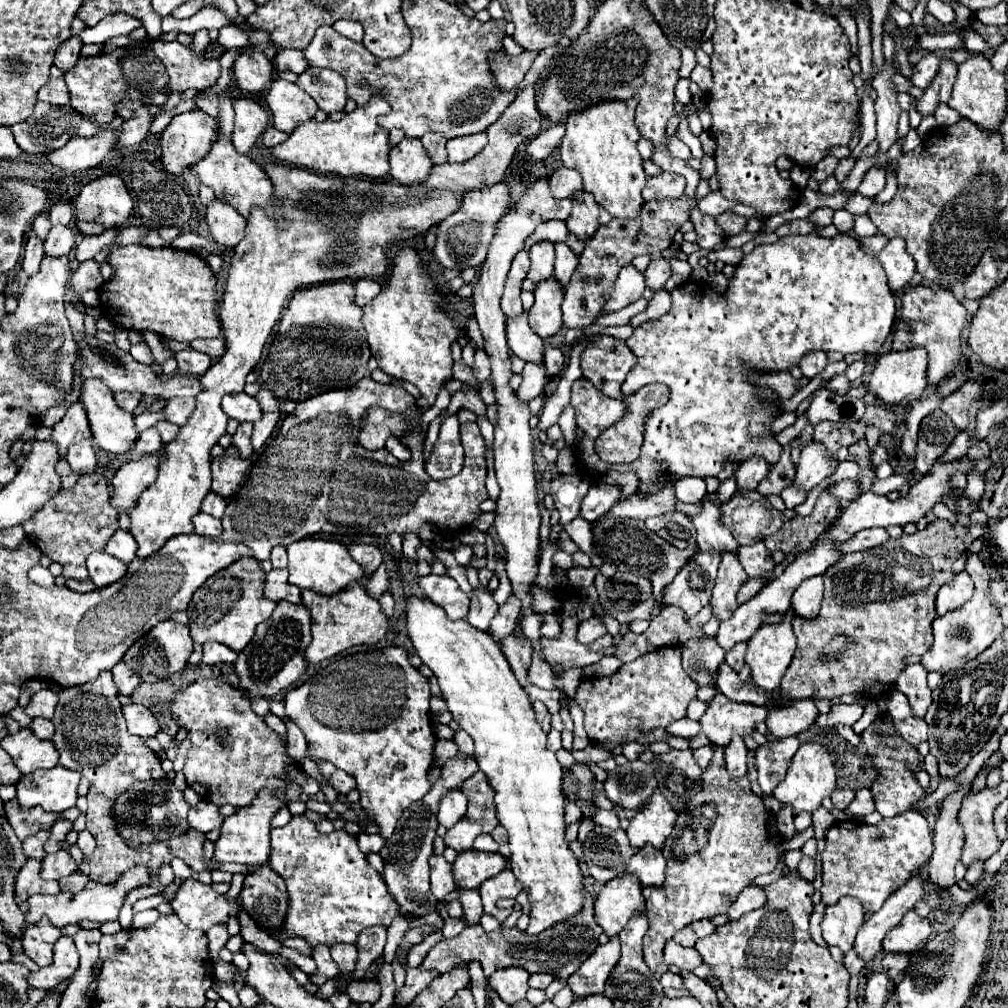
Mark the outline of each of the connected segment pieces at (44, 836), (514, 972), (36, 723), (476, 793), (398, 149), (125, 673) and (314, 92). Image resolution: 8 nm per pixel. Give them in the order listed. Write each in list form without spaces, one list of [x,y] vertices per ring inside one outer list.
[[[39,830],[35,836],[29,836],[23,840],[23,852],[27,858],[43,858],[45,856],[45,850],[43,850],[43,844],[49,840],[51,836],[51,830]]]
[[[509,966],[505,970],[497,970],[489,978],[489,986],[497,992],[497,996],[507,1004],[517,1004],[525,1000],[525,994],[529,990],[529,972],[521,970],[521,966]]]
[[[33,718],[31,730],[37,734],[37,738],[43,738],[43,740],[51,740],[53,738],[53,722],[51,720]]]
[[[477,770],[471,778],[467,778],[461,788],[469,798],[467,814],[465,818],[461,818],[461,822],[449,828],[443,838],[445,844],[457,852],[471,850],[471,844],[479,834],[489,834],[499,824],[495,816],[493,788],[489,786],[481,770]]]
[[[403,138],[389,154],[391,176],[401,184],[423,182],[433,168],[433,162],[419,138]]]
[[[119,662],[111,672],[113,672],[113,682],[119,688],[119,694],[129,696],[141,684],[141,678],[137,678],[137,674],[133,674],[133,670],[129,670],[123,662]]]
[[[309,66],[297,80],[297,86],[303,88],[313,100],[319,104],[321,110],[327,114],[343,110],[347,102],[345,94],[345,80],[341,74],[317,66]]]

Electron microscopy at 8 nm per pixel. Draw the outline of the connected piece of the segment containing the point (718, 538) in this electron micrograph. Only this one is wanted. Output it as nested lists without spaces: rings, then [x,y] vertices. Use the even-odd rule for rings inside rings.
[[[707,498],[701,500],[699,514],[691,516],[693,526],[697,530],[697,544],[701,550],[737,550],[739,544],[735,542],[731,530],[721,522],[721,510]]]

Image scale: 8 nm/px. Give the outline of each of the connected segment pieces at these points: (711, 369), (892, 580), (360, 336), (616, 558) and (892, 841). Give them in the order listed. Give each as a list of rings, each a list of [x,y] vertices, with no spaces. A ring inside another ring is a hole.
[[[817,234],[783,236],[773,244],[755,246],[751,254],[745,254],[737,264],[725,294],[719,296],[703,282],[685,282],[675,288],[671,296],[673,306],[669,314],[659,320],[643,322],[635,328],[633,336],[627,338],[629,348],[637,356],[637,366],[627,374],[627,380],[621,386],[623,396],[633,394],[651,382],[661,382],[671,390],[669,402],[649,416],[643,450],[635,462],[609,464],[603,462],[594,450],[597,436],[623,416],[623,400],[607,398],[585,378],[579,378],[571,392],[571,406],[577,412],[577,426],[585,432],[585,438],[575,448],[579,464],[597,474],[605,474],[607,470],[633,470],[639,474],[639,492],[651,492],[651,482],[661,482],[661,472],[669,472],[671,482],[683,476],[717,476],[727,460],[741,462],[741,458],[747,458],[749,454],[761,454],[769,464],[775,464],[781,446],[769,434],[769,422],[775,418],[779,402],[759,402],[745,372],[789,370],[799,364],[805,352],[811,350],[877,354],[895,320],[895,298],[887,286],[881,262],[875,256],[865,254],[859,240],[845,234],[835,238],[821,238]]]
[[[933,520],[925,526],[925,530],[917,530],[915,534],[903,534],[901,538],[891,538],[883,546],[875,546],[869,550],[845,554],[839,562],[829,566],[825,570],[825,596],[821,604],[821,612],[815,620],[801,620],[799,616],[793,620],[793,630],[797,636],[797,650],[795,658],[789,664],[785,676],[781,678],[781,690],[775,694],[765,694],[765,690],[757,690],[755,684],[747,684],[739,678],[739,674],[729,668],[727,664],[721,666],[717,674],[717,690],[721,690],[729,700],[735,702],[749,702],[749,704],[767,704],[769,698],[837,698],[845,694],[857,694],[857,692],[869,692],[869,696],[879,696],[881,692],[875,692],[875,686],[891,688],[897,674],[905,668],[903,658],[907,654],[923,654],[933,644],[933,632],[931,624],[937,618],[935,612],[935,596],[939,588],[953,578],[951,564],[965,552],[965,548],[976,539],[984,540],[986,530],[981,524],[961,526],[951,524],[949,520]],[[837,636],[847,638],[847,648],[843,650],[841,658],[825,660],[821,650]]]
[[[333,282],[333,284],[317,284],[309,288],[301,288],[293,294],[289,306],[283,312],[279,322],[279,330],[271,342],[269,356],[259,372],[259,382],[273,392],[279,400],[301,402],[313,396],[319,396],[329,390],[349,388],[361,378],[369,376],[367,362],[371,358],[365,328],[361,324],[363,310],[353,302],[353,282]]]
[[[601,518],[593,526],[593,552],[603,558],[605,564],[613,564],[619,572],[631,572],[631,574],[641,574],[647,572],[647,578],[653,584],[653,592],[661,590],[661,586],[669,586],[673,578],[677,576],[677,570],[693,556],[691,550],[679,550],[675,546],[669,546],[661,536],[653,534],[649,528],[645,528],[643,520],[633,520],[633,518]]]
[[[903,812],[893,818],[885,818],[879,824],[871,826],[861,820],[845,820],[833,824],[825,834],[827,848],[823,852],[823,886],[821,900],[829,906],[835,904],[841,896],[855,896],[867,912],[877,912],[885,900],[903,884],[907,884],[915,872],[919,872],[933,854],[933,838],[927,826],[927,820],[921,812]]]

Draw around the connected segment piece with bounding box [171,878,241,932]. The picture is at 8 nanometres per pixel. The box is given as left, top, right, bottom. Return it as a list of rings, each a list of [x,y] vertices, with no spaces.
[[[187,878],[179,886],[171,908],[185,926],[201,928],[203,932],[207,932],[217,922],[227,922],[231,914],[241,910],[237,900],[227,900],[211,886],[205,886],[193,878]]]

